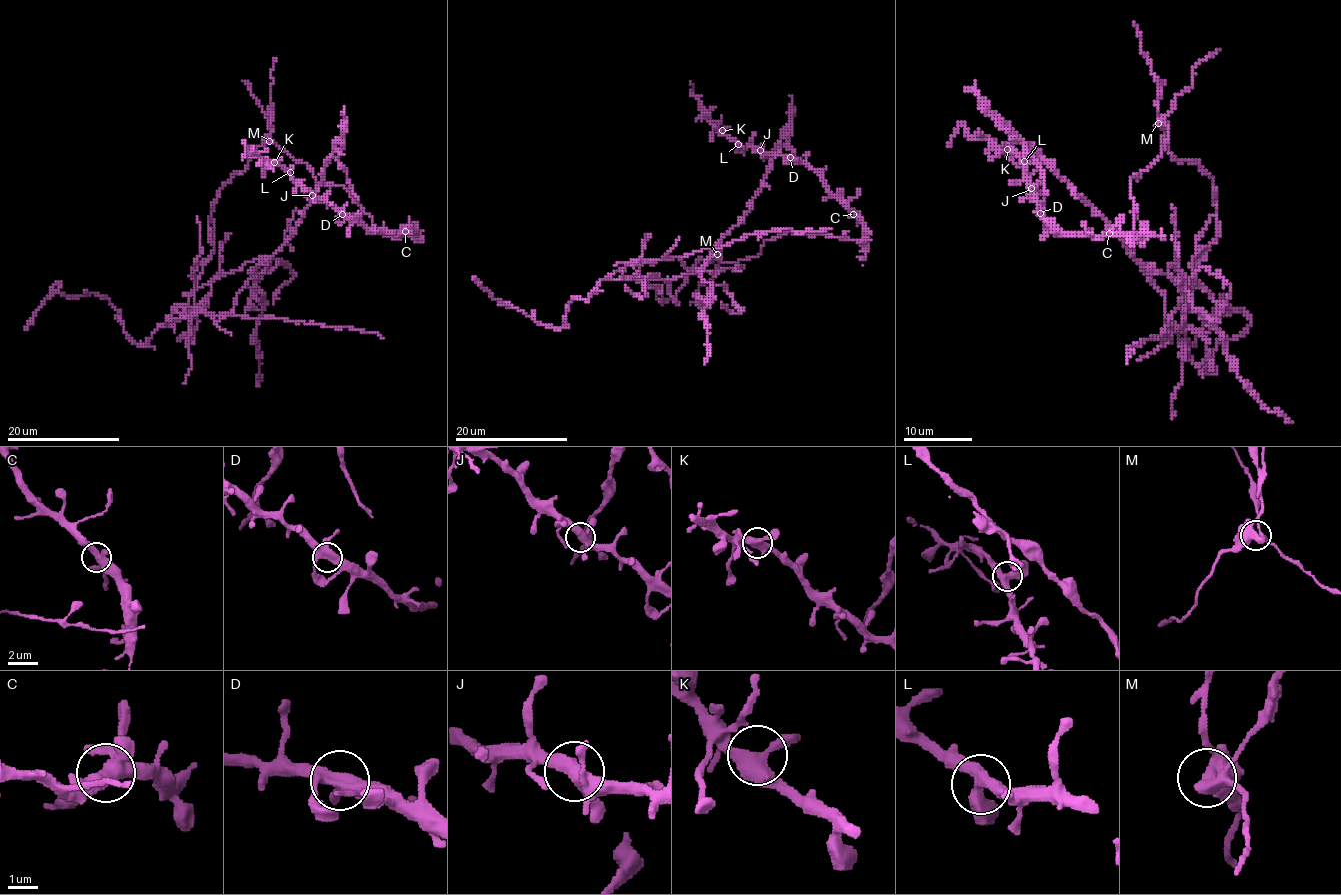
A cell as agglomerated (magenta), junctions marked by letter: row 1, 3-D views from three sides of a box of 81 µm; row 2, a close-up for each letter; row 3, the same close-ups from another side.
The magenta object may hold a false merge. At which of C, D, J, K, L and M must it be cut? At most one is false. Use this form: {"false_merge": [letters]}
{"false_merge": ["M"]}

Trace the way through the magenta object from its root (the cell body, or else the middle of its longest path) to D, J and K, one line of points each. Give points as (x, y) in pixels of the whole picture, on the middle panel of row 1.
D: (667, 300), (699, 259), (745, 260), (790, 231), (865, 239), (862, 222), (811, 168), (790, 157)
J: (667, 300), (699, 259), (745, 260), (790, 231), (865, 239), (862, 222), (811, 168), (760, 150)
K: (667, 300), (699, 259), (745, 260), (790, 231), (865, 239), (862, 222), (811, 168), (742, 147), (722, 130)

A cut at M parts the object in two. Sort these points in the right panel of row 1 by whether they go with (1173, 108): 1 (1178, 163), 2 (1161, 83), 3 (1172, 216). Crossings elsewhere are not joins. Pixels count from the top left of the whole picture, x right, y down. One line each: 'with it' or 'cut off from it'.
1: cut off from it
2: cut off from it
3: cut off from it

